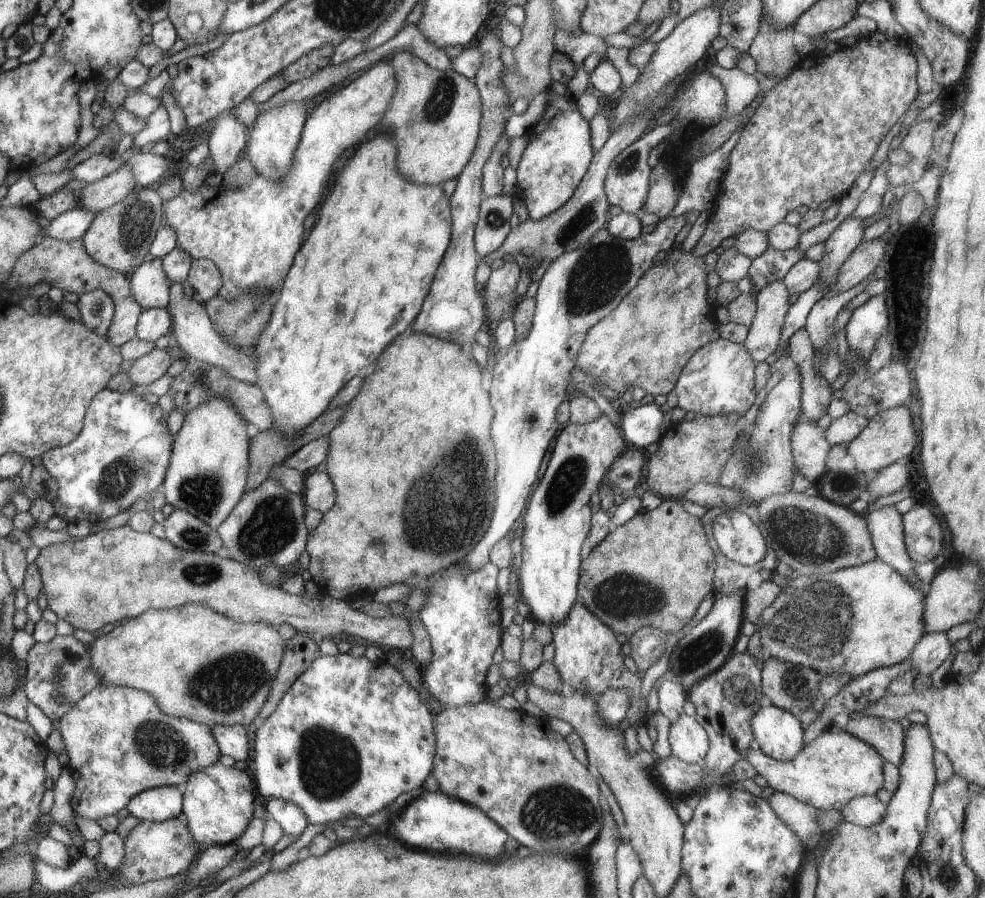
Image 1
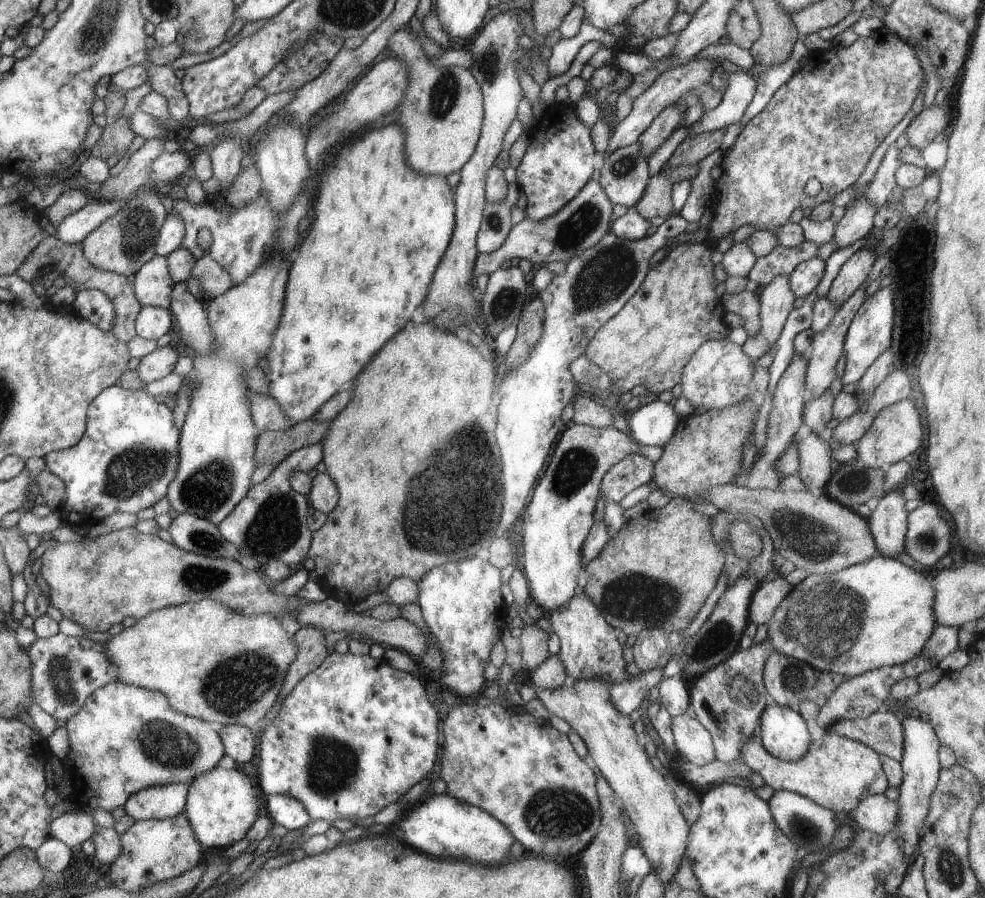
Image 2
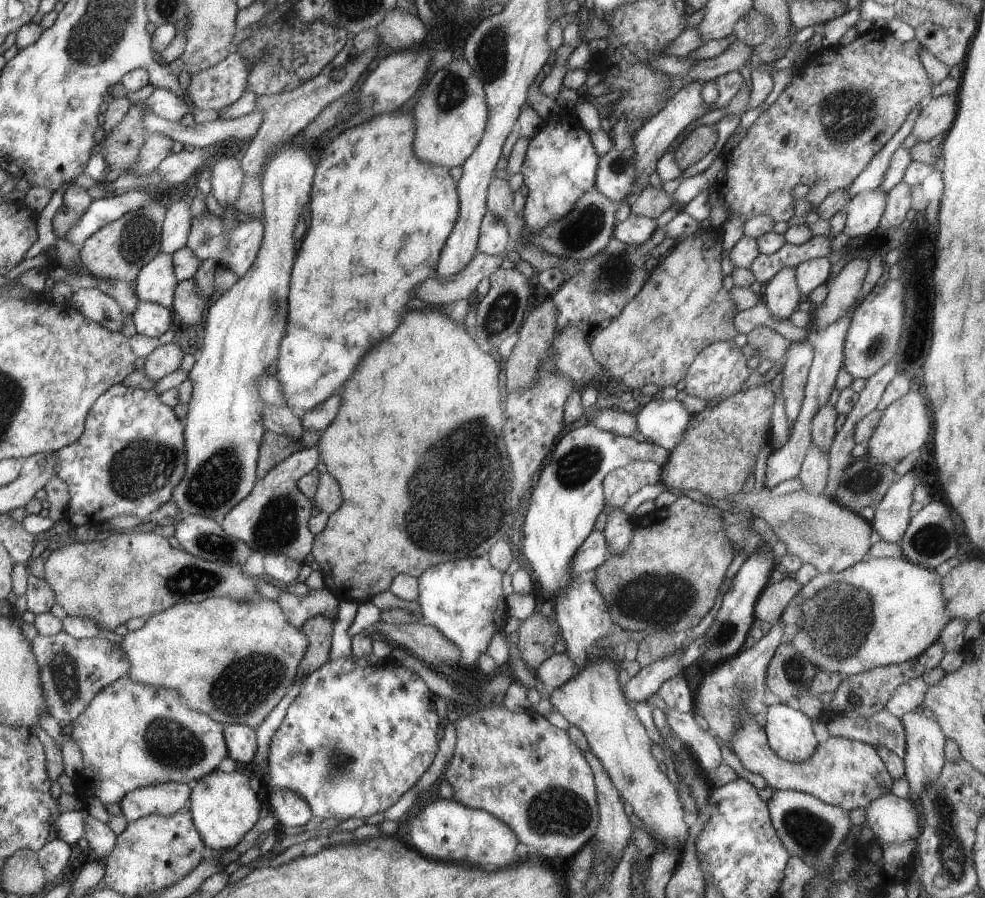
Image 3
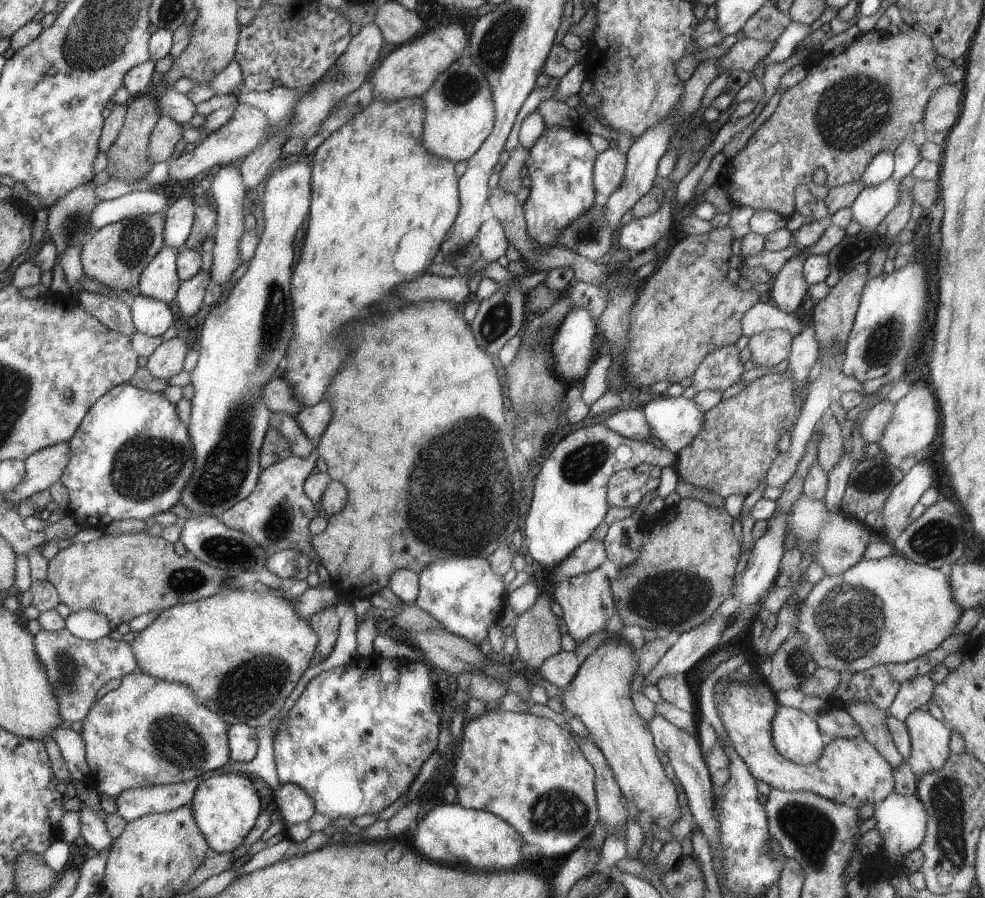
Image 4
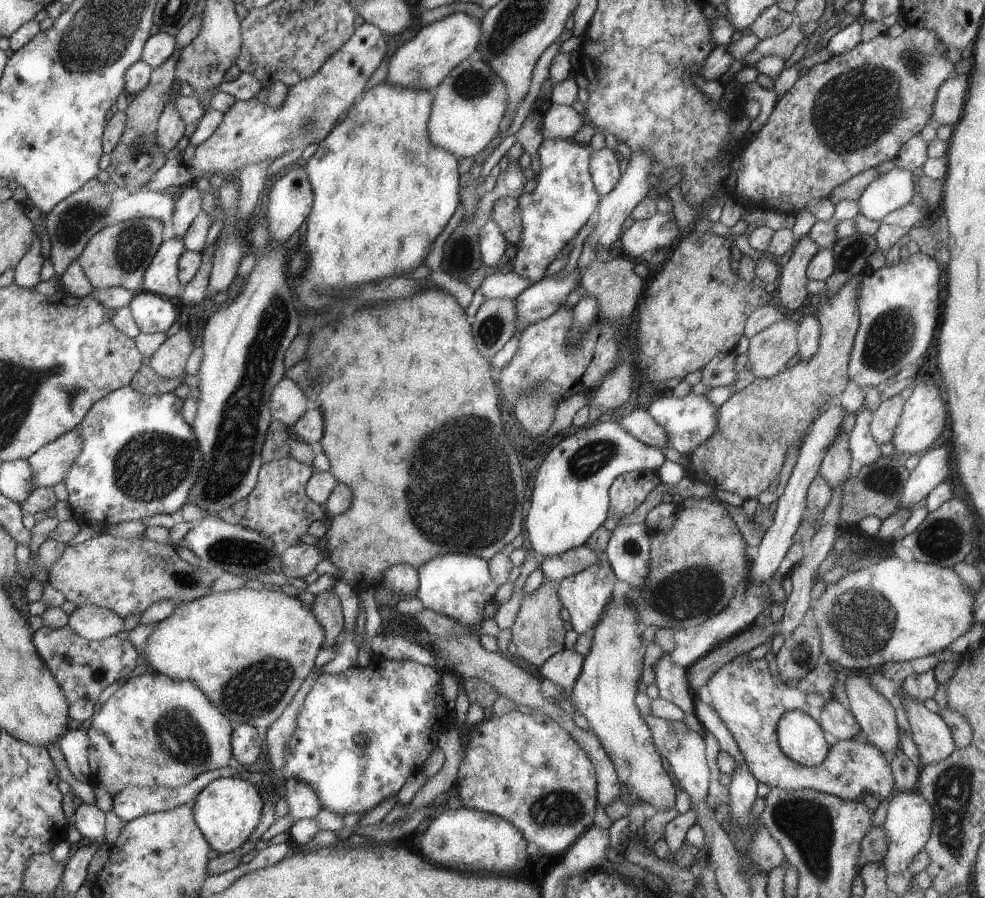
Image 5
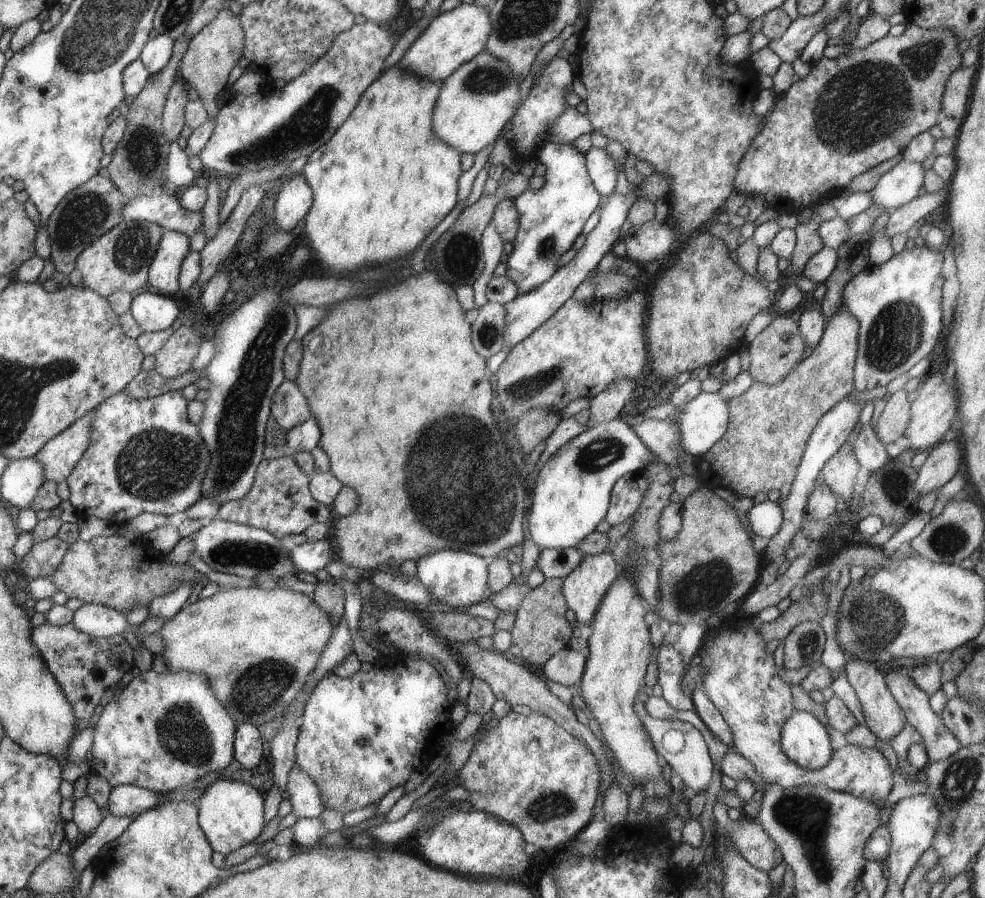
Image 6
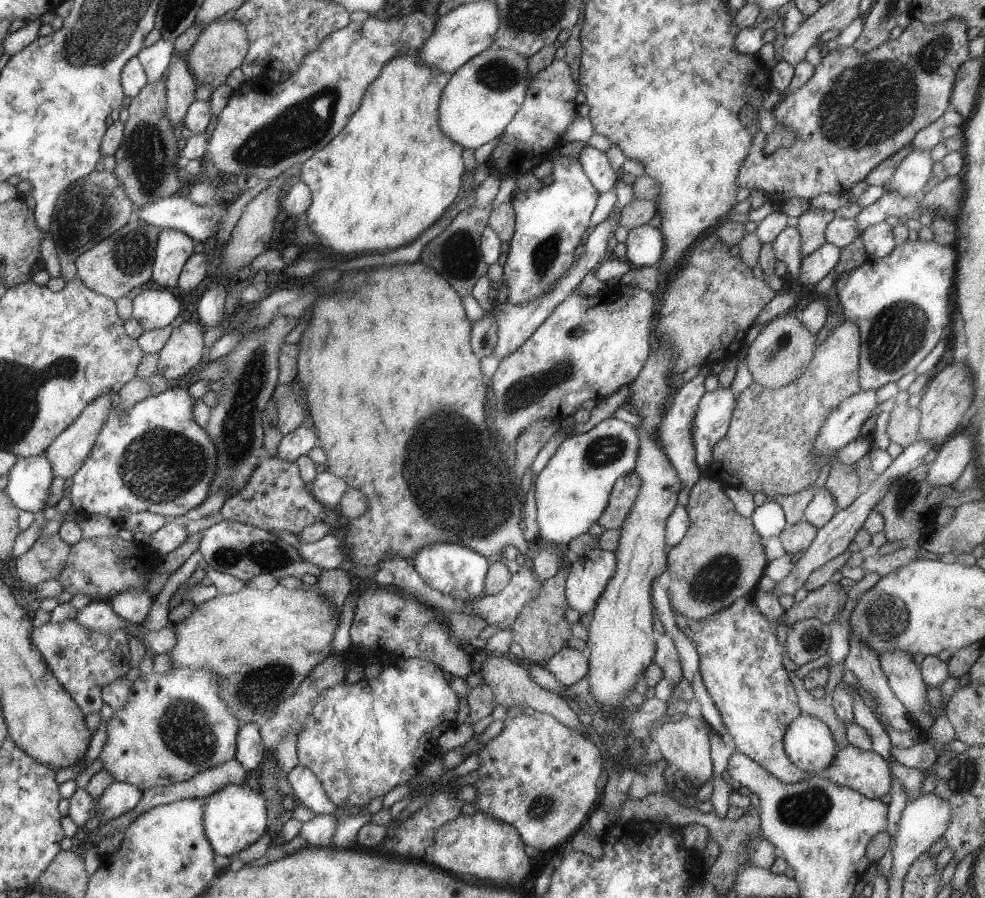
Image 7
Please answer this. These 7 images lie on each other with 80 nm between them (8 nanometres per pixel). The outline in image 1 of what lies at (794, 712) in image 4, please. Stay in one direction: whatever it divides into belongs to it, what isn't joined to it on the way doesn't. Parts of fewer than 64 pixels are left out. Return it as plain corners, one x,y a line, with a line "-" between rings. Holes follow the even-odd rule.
774,704
754,715
751,729
755,745
776,760
794,760
804,748
805,729
797,714

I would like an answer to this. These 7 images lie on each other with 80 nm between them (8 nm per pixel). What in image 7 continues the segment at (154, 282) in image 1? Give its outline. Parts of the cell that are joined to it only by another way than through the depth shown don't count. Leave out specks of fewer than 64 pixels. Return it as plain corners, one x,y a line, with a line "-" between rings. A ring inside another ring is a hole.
163,229
158,236
153,280
160,288
175,291
186,260
195,254
196,242
180,230

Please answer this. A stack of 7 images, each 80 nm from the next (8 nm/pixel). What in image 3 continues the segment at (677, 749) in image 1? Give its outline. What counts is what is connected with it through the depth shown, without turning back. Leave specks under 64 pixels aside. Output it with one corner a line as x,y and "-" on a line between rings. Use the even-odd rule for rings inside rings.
670,708
664,712
670,728
677,734
680,742
692,751
700,768
706,774
723,764
722,752
720,751
720,744
716,741
716,736
704,731
696,723
693,713
681,713

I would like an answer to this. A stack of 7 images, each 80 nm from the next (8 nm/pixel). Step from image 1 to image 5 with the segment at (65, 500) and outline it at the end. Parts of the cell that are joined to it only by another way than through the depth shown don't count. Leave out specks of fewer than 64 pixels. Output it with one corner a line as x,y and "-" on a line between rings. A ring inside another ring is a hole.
130,385
111,392
94,404
80,424
83,451
64,480
69,490
68,501
80,525
95,522
106,527
142,520
156,513
172,515
190,502
191,491
202,472
203,454
194,428
190,428
180,414
182,404
184,402
174,393
143,395

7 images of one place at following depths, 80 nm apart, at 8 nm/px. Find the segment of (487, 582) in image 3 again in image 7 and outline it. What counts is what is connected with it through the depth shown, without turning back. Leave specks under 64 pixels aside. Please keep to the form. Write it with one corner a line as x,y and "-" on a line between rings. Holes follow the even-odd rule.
452,541
433,542
421,548
421,551
413,556
411,562
422,580
431,589
436,589
443,595
452,595
465,601
482,597
482,590
485,590
484,576
488,570
488,562
481,553
465,544

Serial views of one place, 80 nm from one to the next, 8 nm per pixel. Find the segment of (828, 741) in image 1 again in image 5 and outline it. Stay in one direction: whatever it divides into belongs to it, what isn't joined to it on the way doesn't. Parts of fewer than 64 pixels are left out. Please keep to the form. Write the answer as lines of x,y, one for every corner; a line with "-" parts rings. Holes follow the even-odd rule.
738,655
719,668
704,687
712,698
710,704
732,733
757,781
785,791
817,790
859,803
863,802
866,794
872,794
882,802
894,792
895,780
890,759
878,747
860,742
856,738
841,740
831,746
828,756
818,766
805,767
790,760
782,752
777,739
778,721
787,711
782,705
780,686
780,680
772,676
764,657
749,660
747,655

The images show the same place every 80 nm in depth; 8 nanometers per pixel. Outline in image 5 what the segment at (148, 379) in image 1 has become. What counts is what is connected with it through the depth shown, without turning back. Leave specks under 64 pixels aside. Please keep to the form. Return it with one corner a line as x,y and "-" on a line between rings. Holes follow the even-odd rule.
182,328
166,339
162,346
151,354
150,366
161,376
173,379
185,375
186,364
196,348
190,334

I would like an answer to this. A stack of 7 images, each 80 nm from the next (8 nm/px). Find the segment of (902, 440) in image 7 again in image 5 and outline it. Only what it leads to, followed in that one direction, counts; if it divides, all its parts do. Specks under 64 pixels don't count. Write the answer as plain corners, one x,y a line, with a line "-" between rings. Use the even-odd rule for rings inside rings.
894,395
882,402
876,411
872,411
871,433
879,445
893,439
895,428
905,409
905,402
902,395

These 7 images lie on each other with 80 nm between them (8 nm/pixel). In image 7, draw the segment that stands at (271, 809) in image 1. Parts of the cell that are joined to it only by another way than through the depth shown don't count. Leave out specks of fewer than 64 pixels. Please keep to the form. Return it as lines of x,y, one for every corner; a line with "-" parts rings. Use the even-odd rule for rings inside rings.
298,765
287,772
296,805
306,806
316,815
334,815
337,804
330,798
317,774
304,765

